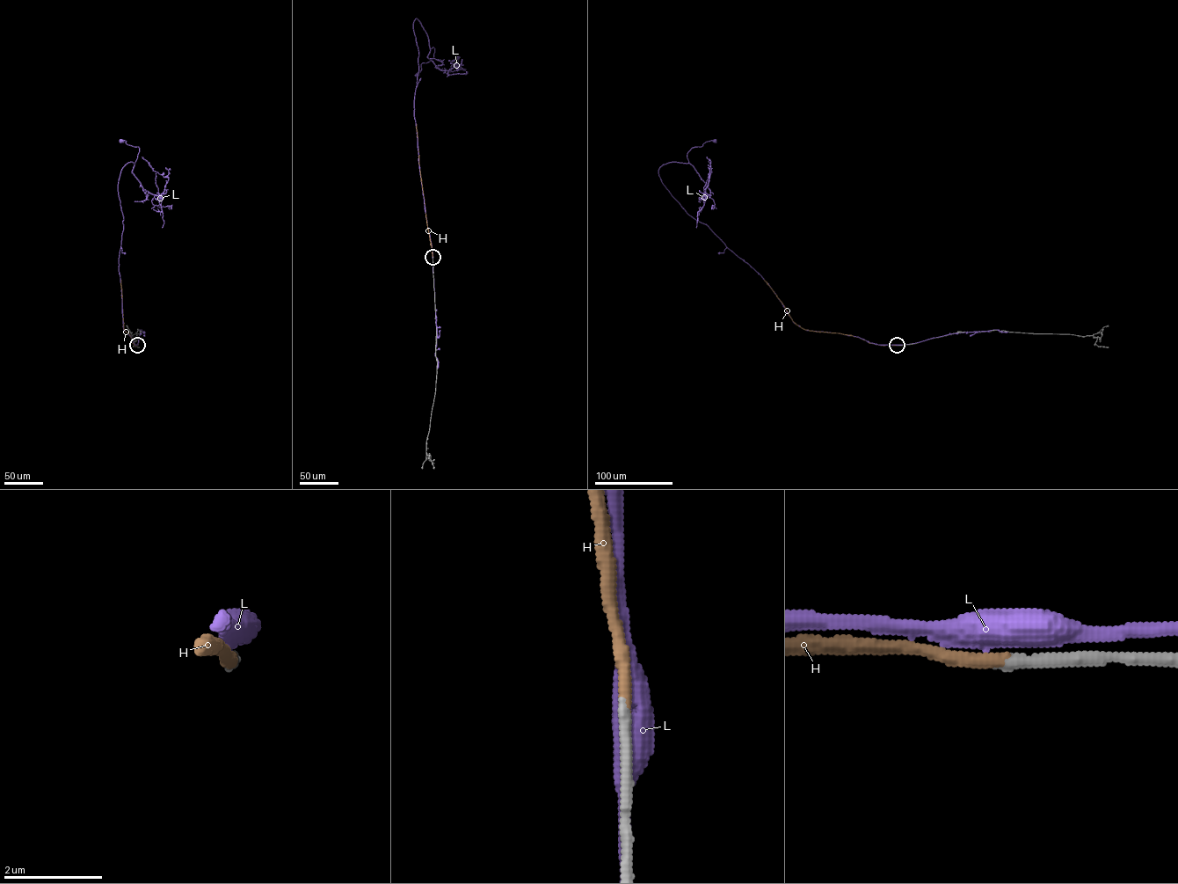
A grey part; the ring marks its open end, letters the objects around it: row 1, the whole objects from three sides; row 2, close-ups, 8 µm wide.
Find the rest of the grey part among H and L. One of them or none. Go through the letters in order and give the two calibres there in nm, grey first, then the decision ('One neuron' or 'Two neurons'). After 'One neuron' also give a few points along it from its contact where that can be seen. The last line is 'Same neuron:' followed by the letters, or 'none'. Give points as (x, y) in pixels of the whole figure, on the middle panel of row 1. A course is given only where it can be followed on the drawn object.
H: Thickness 280 nm (grey) against 280 nm. One neuron. Its course: (432, 257), (416, 124)
L: Thickness 340 nm (grey) against 550 nm. Two neurons
Same neuron: H

